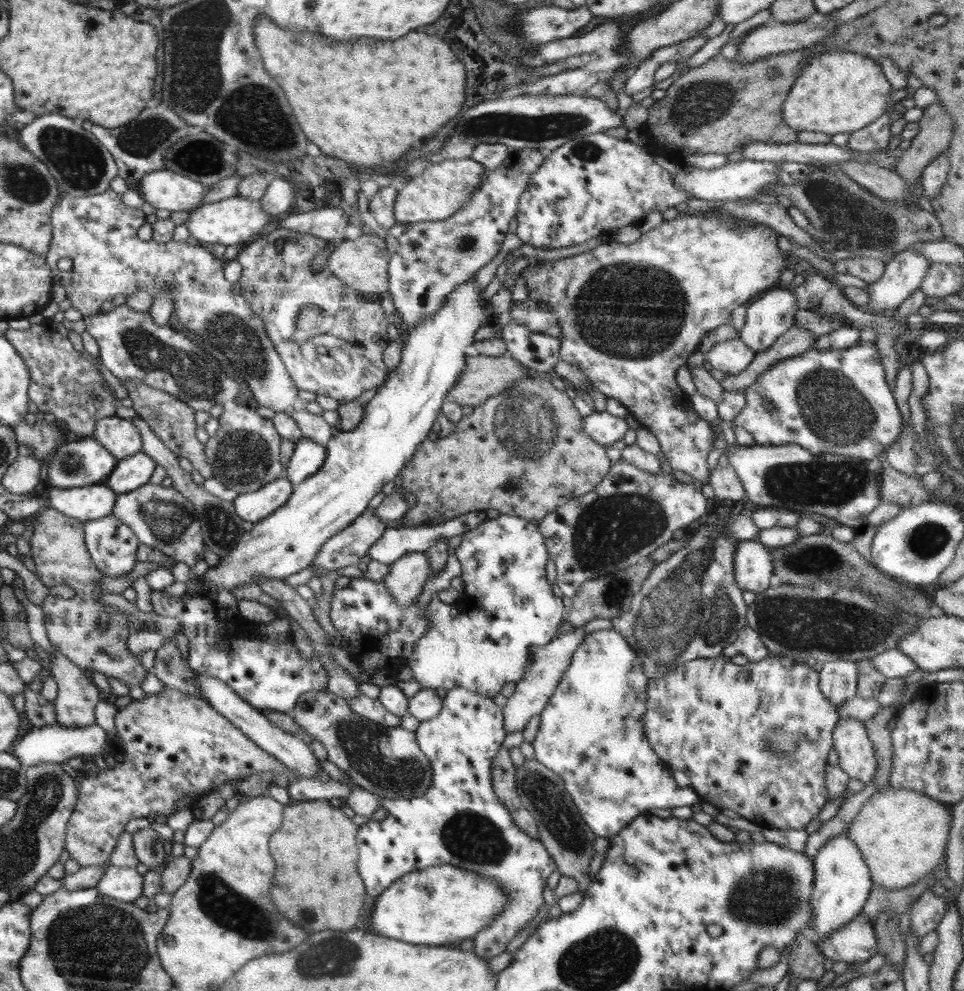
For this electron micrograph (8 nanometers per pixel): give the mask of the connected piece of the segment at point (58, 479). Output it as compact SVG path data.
M78 437L72 441L62 444L50 460L48 476L52 486L57 488L74 489L75 487L91 486L103 483L107 476L114 470L117 458L110 454L97 439Z

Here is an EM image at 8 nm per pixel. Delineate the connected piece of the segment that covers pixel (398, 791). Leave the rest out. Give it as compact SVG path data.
M327 690L302 694L290 713L303 737L319 740L328 751L328 760L368 792L387 799L410 799L429 790L433 769L418 747L415 732L370 721L354 713L346 700Z

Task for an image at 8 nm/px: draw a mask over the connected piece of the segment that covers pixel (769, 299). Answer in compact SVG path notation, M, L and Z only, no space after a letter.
M775 288L764 291L747 304L746 322L738 337L760 354L794 325L798 310L794 293Z

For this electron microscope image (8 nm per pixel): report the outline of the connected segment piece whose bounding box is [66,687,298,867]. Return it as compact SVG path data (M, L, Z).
M165 687L160 694L144 696L142 700L133 700L126 708L117 710L115 717L117 731L116 746L117 764L113 767L101 764L98 774L76 780L77 804L73 817L69 820L69 833L66 833L66 850L72 860L83 866L98 866L109 862L120 835L125 832L130 820L148 817L150 814L171 817L179 810L176 800L191 798L192 802L217 790L226 782L250 778L260 772L286 774L296 778L296 774L272 754L264 752L255 742L233 726L222 714L213 710L204 700L182 694L178 690Z

